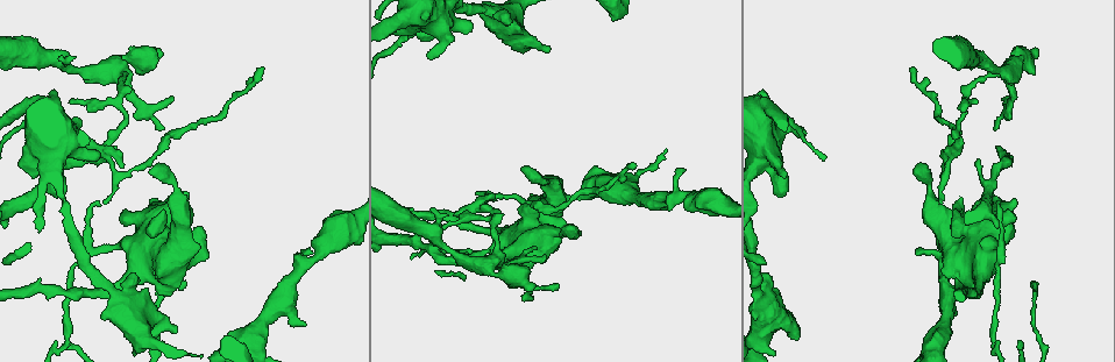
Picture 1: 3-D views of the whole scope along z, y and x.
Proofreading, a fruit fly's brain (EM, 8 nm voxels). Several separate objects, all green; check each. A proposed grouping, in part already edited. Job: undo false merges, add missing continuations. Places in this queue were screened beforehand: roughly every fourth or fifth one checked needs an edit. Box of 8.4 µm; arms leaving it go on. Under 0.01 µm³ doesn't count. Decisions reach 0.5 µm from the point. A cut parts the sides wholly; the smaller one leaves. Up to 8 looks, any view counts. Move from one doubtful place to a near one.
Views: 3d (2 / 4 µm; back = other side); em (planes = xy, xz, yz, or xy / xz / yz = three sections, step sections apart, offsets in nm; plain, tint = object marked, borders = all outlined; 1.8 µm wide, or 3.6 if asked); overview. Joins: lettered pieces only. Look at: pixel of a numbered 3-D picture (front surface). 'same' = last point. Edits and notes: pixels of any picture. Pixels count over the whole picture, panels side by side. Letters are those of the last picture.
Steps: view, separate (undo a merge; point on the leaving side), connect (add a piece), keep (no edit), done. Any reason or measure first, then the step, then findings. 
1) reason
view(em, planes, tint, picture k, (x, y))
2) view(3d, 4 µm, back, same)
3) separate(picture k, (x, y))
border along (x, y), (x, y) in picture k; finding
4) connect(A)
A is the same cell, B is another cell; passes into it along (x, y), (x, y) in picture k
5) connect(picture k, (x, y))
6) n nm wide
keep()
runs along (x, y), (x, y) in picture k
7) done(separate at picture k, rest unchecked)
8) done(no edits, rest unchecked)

stops while still wide
view(3d, 4 µm, back, picture 1, (784, 177))

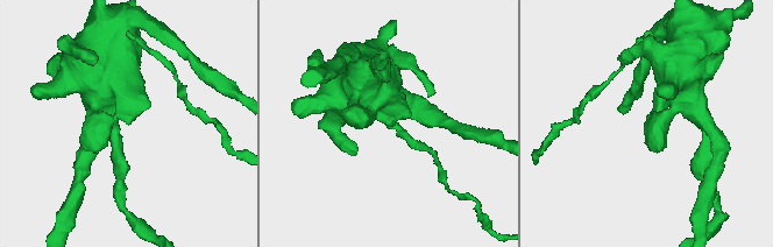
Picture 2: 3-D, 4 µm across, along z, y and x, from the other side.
need the tissue
view(em, planes, borders, picture 2, (128, 122))

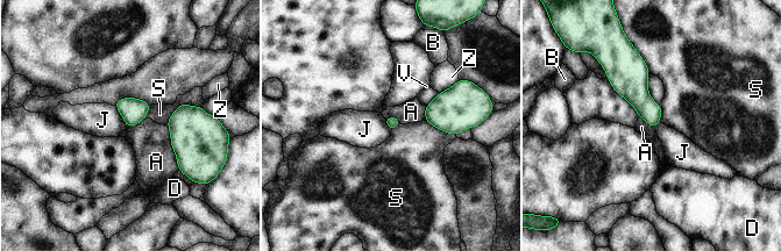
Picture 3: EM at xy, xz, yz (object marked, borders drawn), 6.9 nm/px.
keep()
A, B, D, J, S, V and Z are other cells; border along (167, 124), (178, 170) in picture 3; no lettered piece goes on from it

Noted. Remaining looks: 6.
free end
view(em, xz, step 4, tint, picture 1, (998, 151))

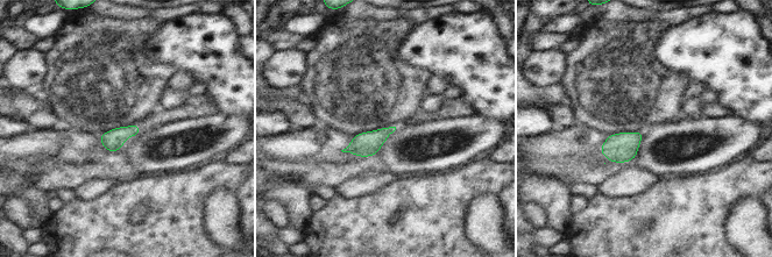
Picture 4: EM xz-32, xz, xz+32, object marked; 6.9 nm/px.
view(em, xy, step 4, borders, same)

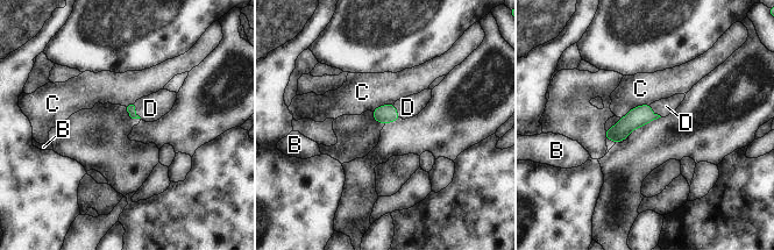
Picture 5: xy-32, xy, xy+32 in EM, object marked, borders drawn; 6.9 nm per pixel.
connect(D)
D is the same cell, B and C are other cells; passes into it along (130, 108), (135, 109), (150, 108) in picture 5; the cell continues

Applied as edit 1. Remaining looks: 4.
see it whole again
view(overview)

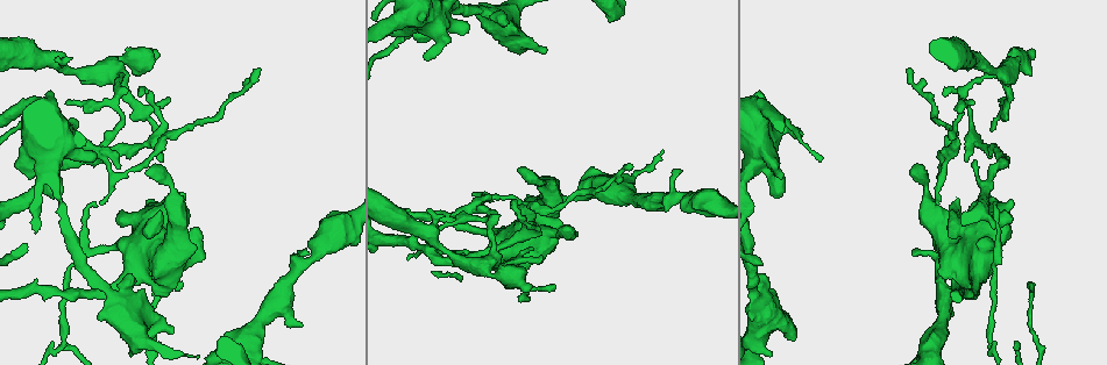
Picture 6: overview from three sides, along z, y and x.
thick turns thin
view(em, planes, borders, picture 6, (84, 251))

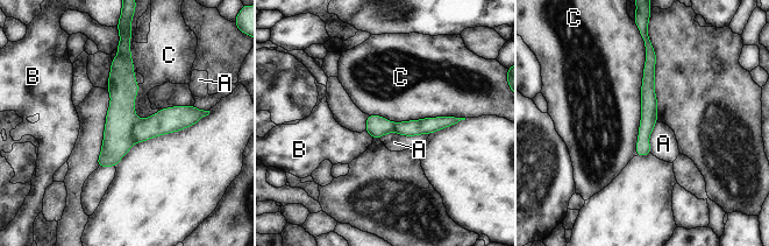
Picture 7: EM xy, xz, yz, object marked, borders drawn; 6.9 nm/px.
separate(picture 7, (118, 140))
A, B and C are other cells; border along (139, 120), (133, 126), (133, 140) in picture 7; two cells meet here

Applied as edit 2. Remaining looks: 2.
done(connect at picture 5, separate at picture 7, rest unchecked)

